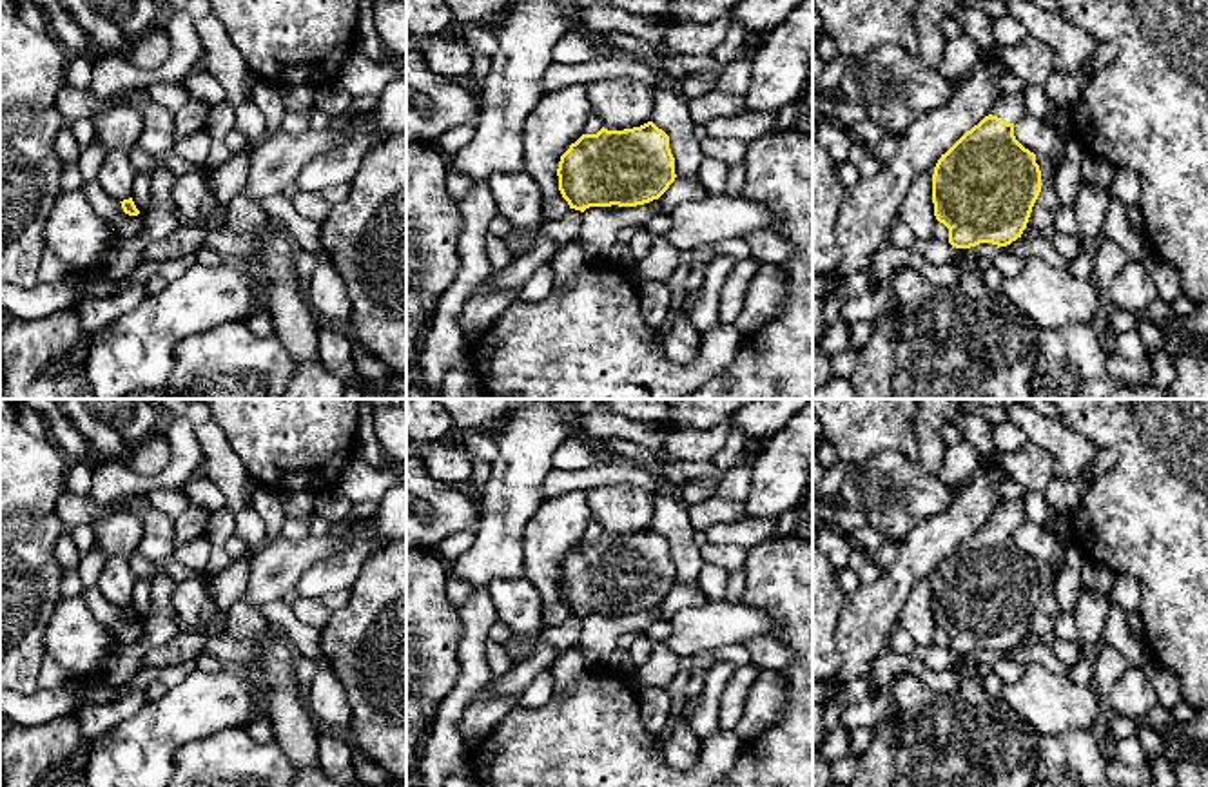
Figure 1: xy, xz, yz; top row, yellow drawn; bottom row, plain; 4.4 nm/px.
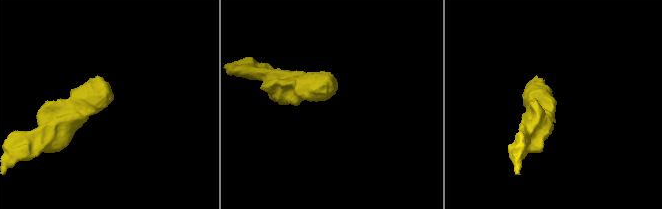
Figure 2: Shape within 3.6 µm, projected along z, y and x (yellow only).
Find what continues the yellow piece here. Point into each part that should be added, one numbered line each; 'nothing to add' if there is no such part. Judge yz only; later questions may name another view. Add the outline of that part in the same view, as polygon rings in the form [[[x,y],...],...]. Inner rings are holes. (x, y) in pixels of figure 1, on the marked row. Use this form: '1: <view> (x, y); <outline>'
1: yz (1011, 107); [[[1023,92],[1005,94],[992,107],[992,116],[998,116],[1008,123],[1016,123],[1018,120],[1027,116],[1027,100]]]

